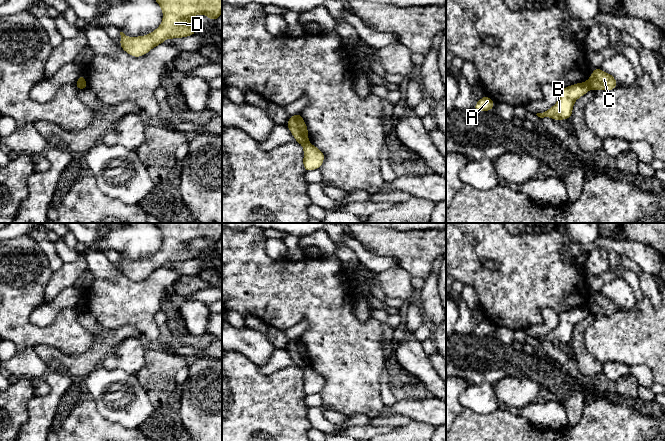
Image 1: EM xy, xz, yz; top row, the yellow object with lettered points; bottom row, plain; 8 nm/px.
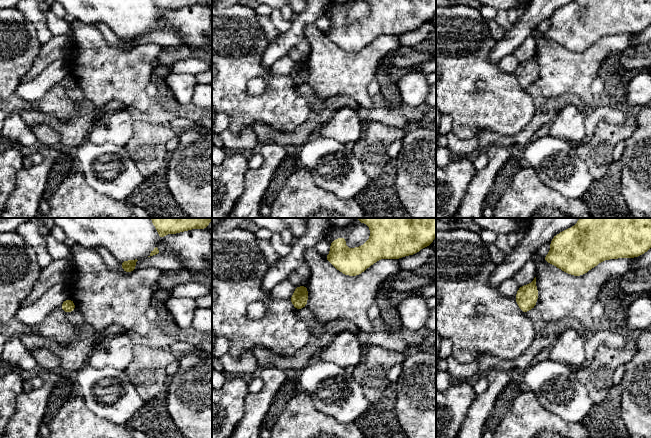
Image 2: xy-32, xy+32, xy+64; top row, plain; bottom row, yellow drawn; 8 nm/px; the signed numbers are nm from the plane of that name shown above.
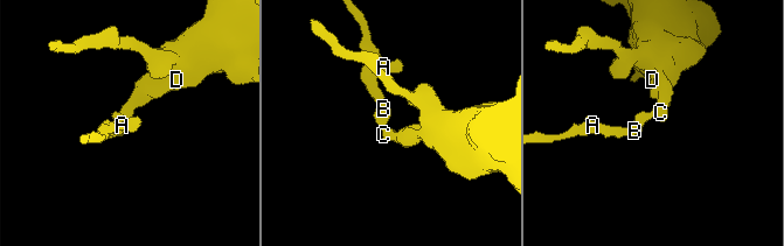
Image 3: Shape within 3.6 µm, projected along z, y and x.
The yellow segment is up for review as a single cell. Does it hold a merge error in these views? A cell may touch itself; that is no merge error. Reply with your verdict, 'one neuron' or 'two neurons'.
two neurons

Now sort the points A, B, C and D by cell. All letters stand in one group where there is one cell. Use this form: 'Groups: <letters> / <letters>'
Groups: A B / C D

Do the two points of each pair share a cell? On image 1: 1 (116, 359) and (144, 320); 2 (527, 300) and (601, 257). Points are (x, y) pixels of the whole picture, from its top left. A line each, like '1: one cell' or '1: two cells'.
1: two cells
2: two cells

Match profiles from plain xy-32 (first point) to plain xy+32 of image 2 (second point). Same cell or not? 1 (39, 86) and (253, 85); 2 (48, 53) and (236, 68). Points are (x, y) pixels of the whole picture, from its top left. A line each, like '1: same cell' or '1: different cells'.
1: same cell
2: different cells

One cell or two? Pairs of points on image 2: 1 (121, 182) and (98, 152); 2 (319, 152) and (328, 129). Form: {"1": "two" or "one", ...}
{"1": "one", "2": "two"}

